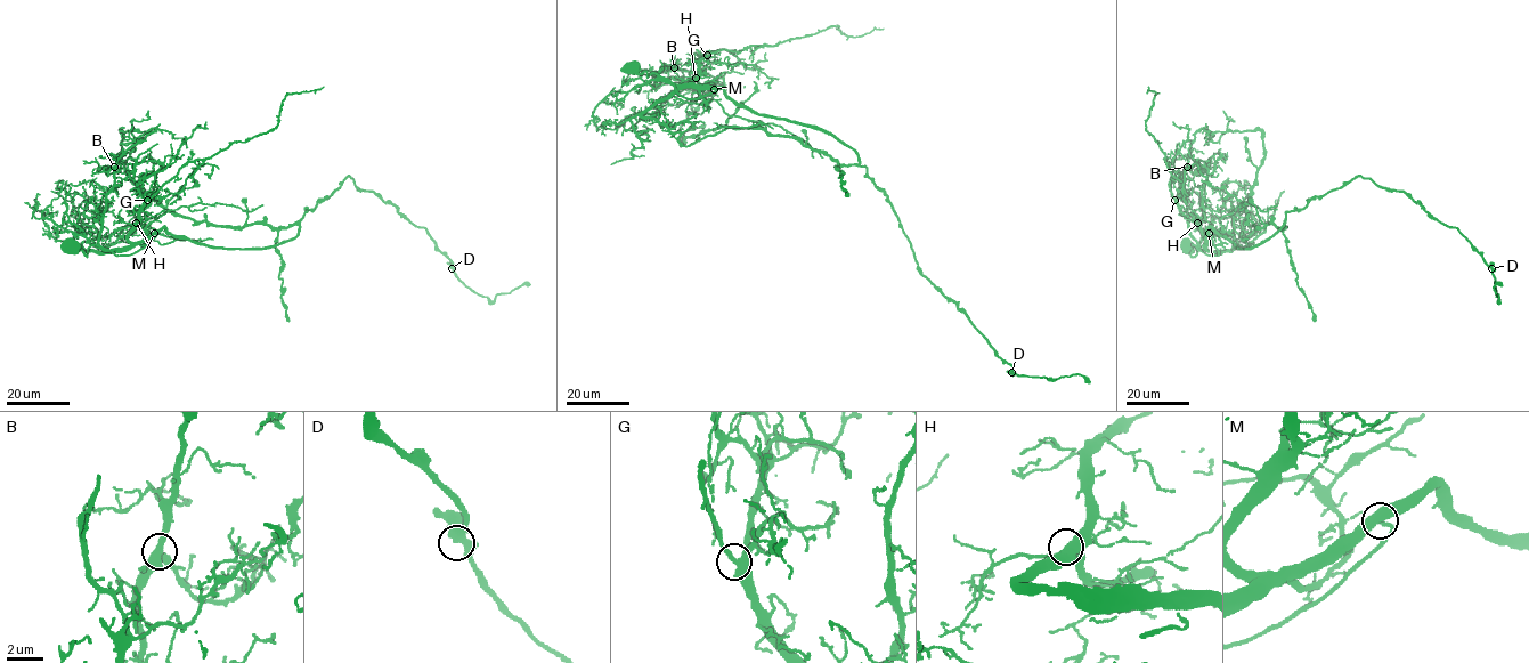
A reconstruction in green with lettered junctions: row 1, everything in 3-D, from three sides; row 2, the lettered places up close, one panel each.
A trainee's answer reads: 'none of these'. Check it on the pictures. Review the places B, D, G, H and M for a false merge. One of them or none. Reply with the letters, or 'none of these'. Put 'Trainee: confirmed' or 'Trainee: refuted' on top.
Trainee: confirmed
none of these

